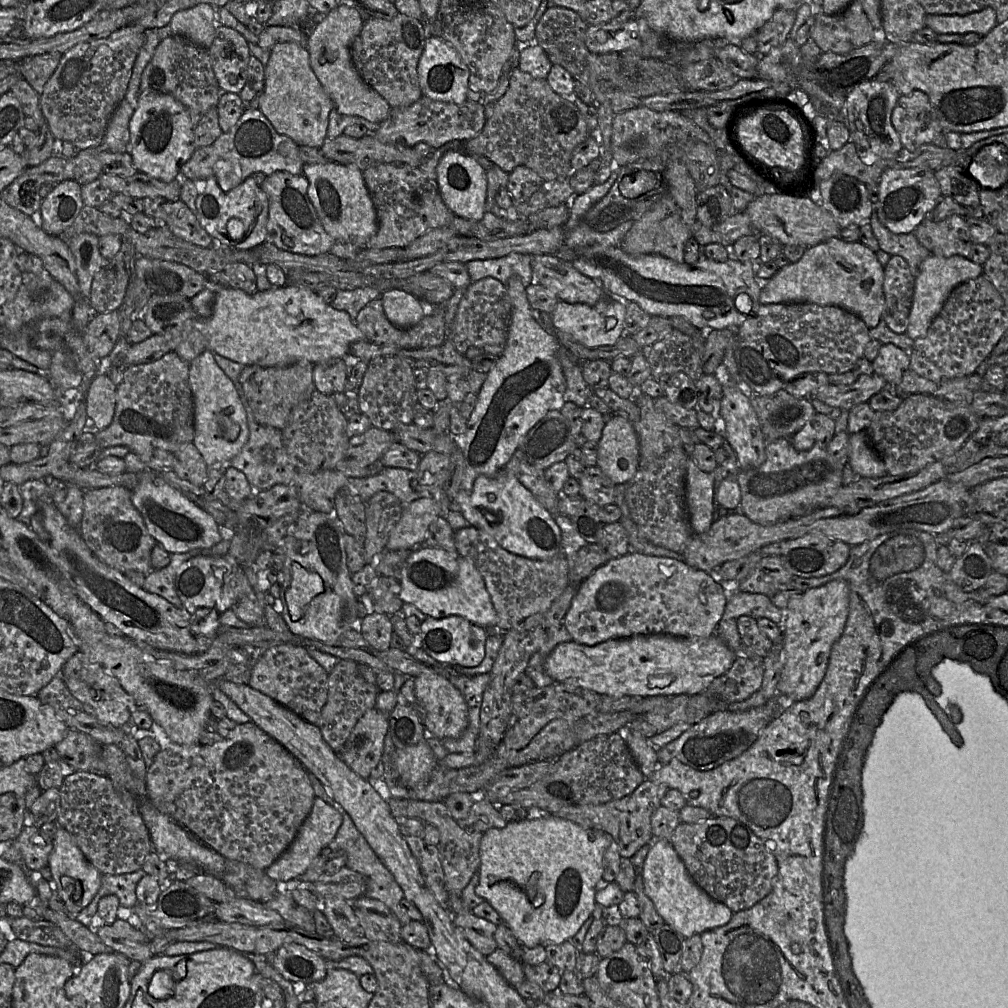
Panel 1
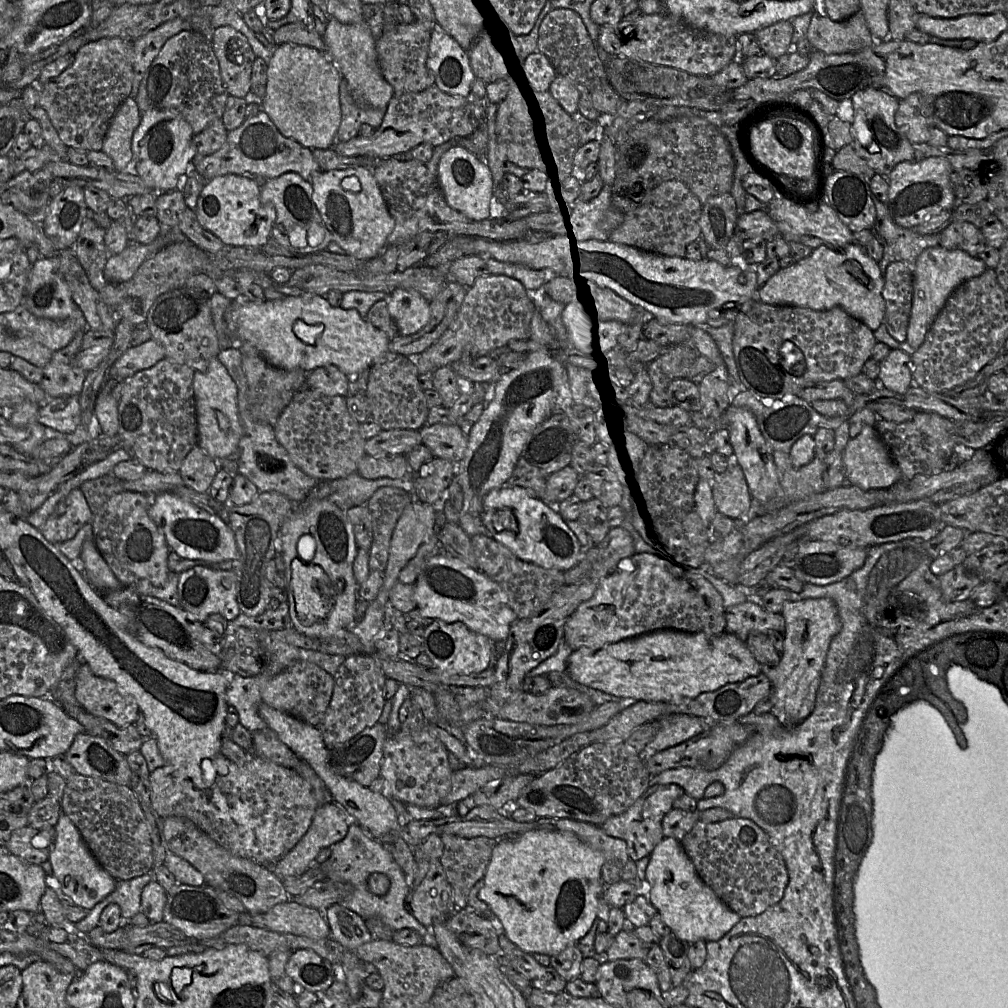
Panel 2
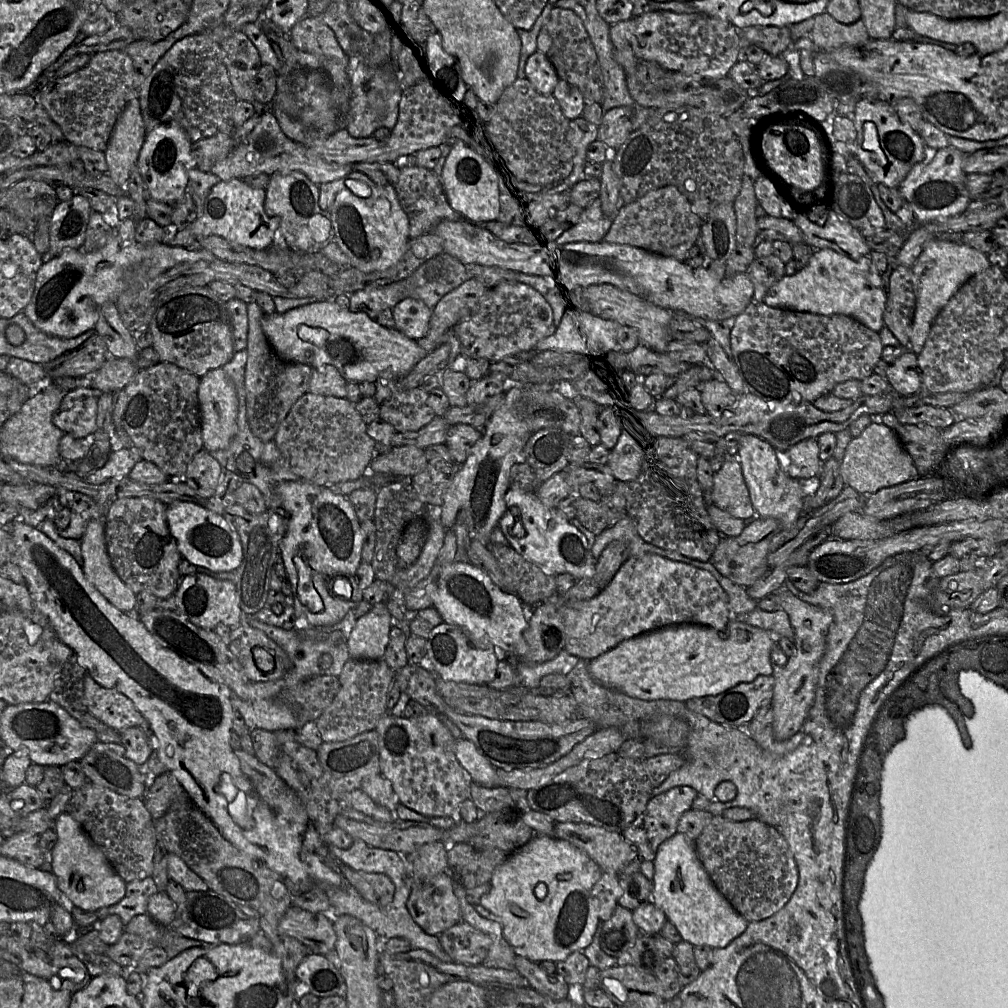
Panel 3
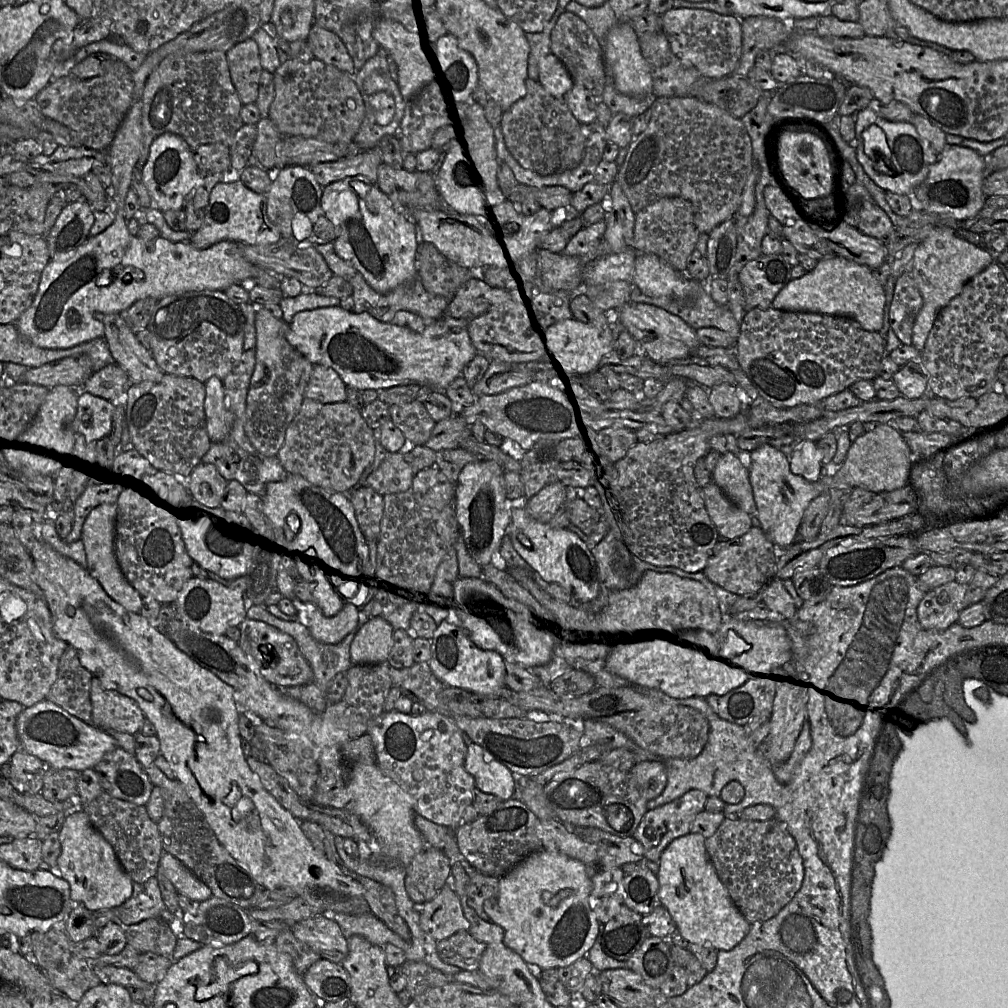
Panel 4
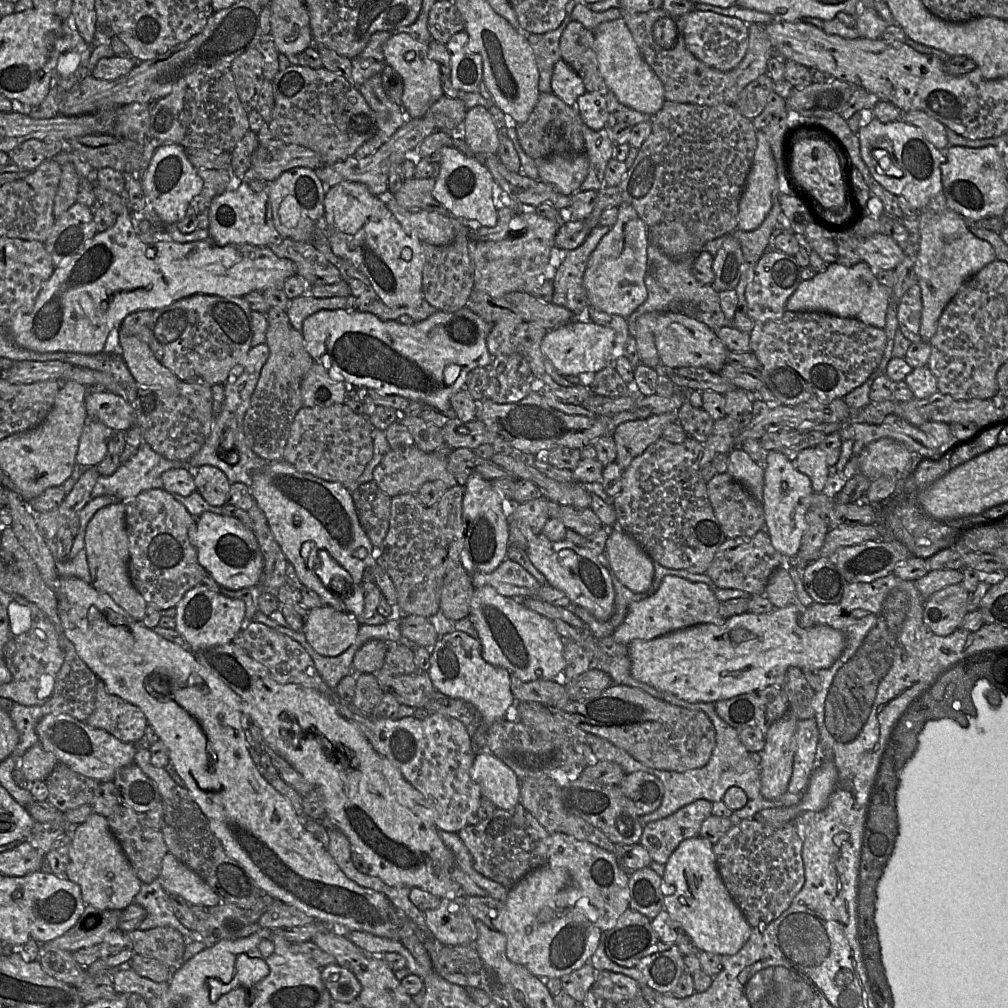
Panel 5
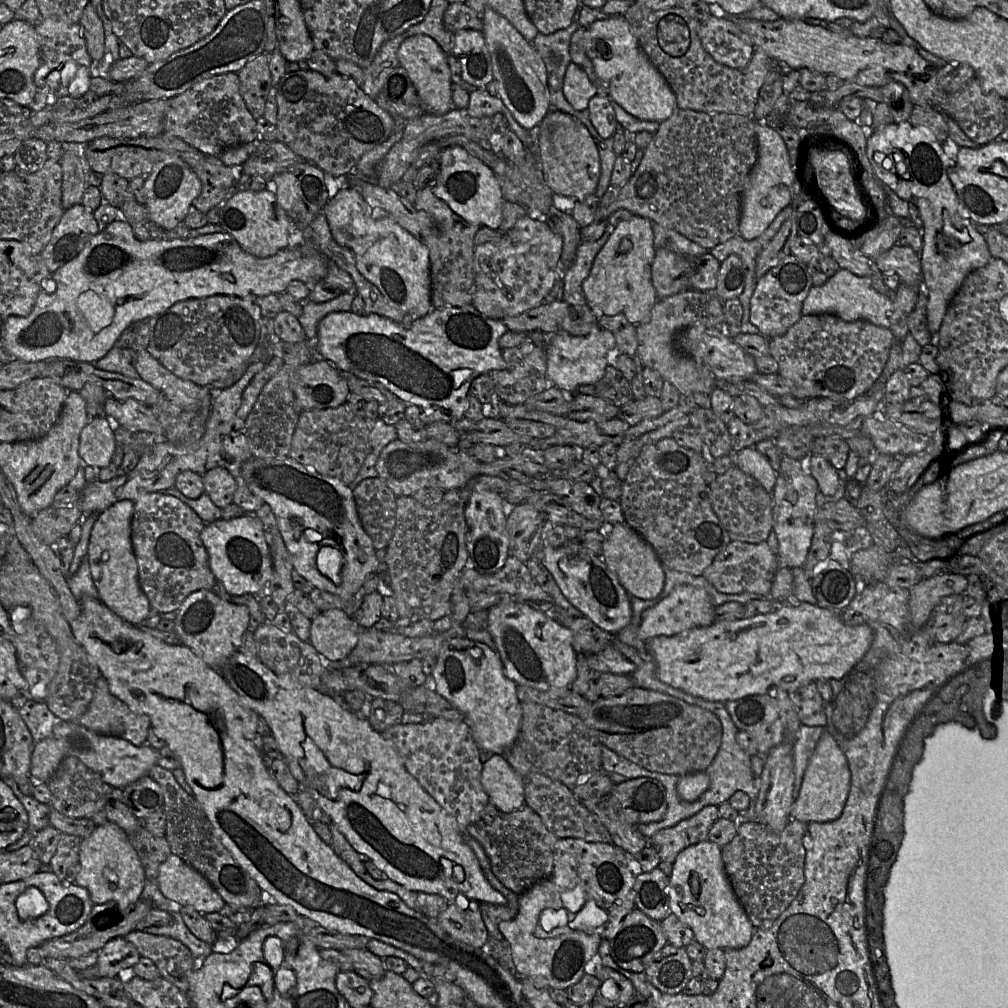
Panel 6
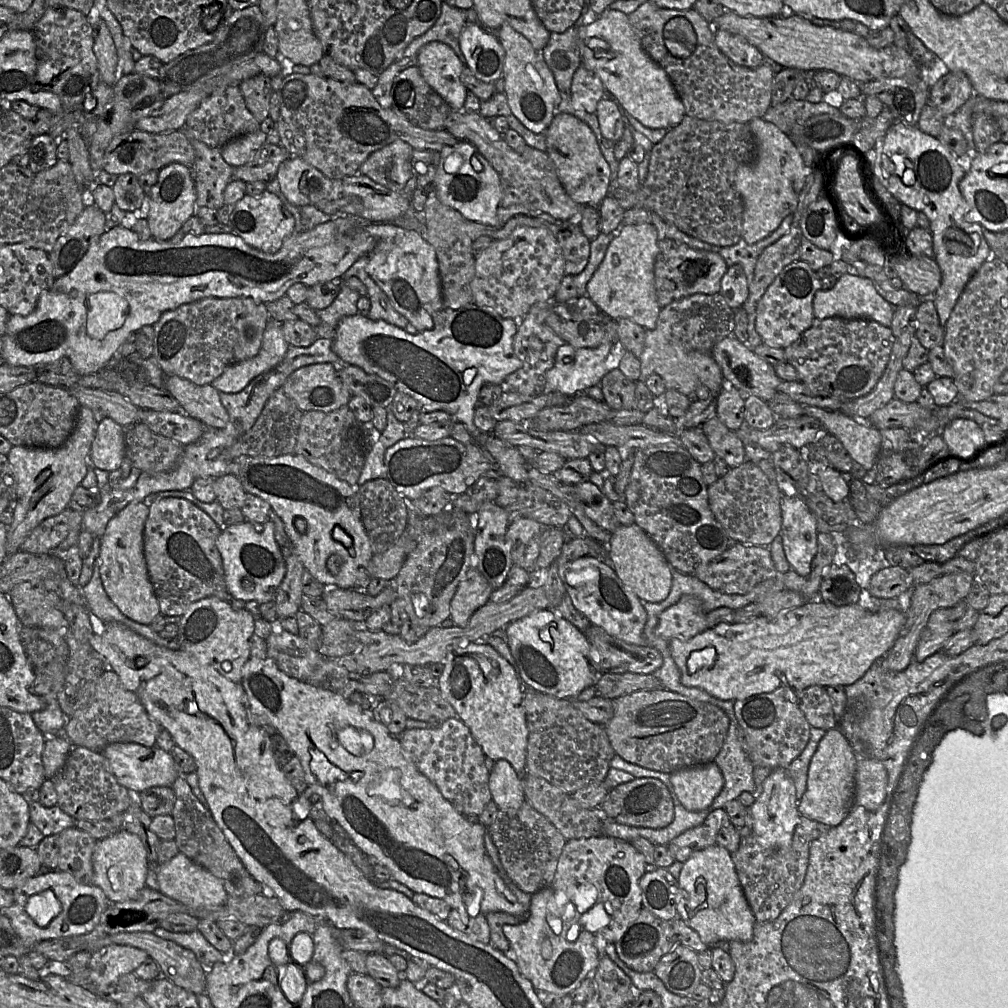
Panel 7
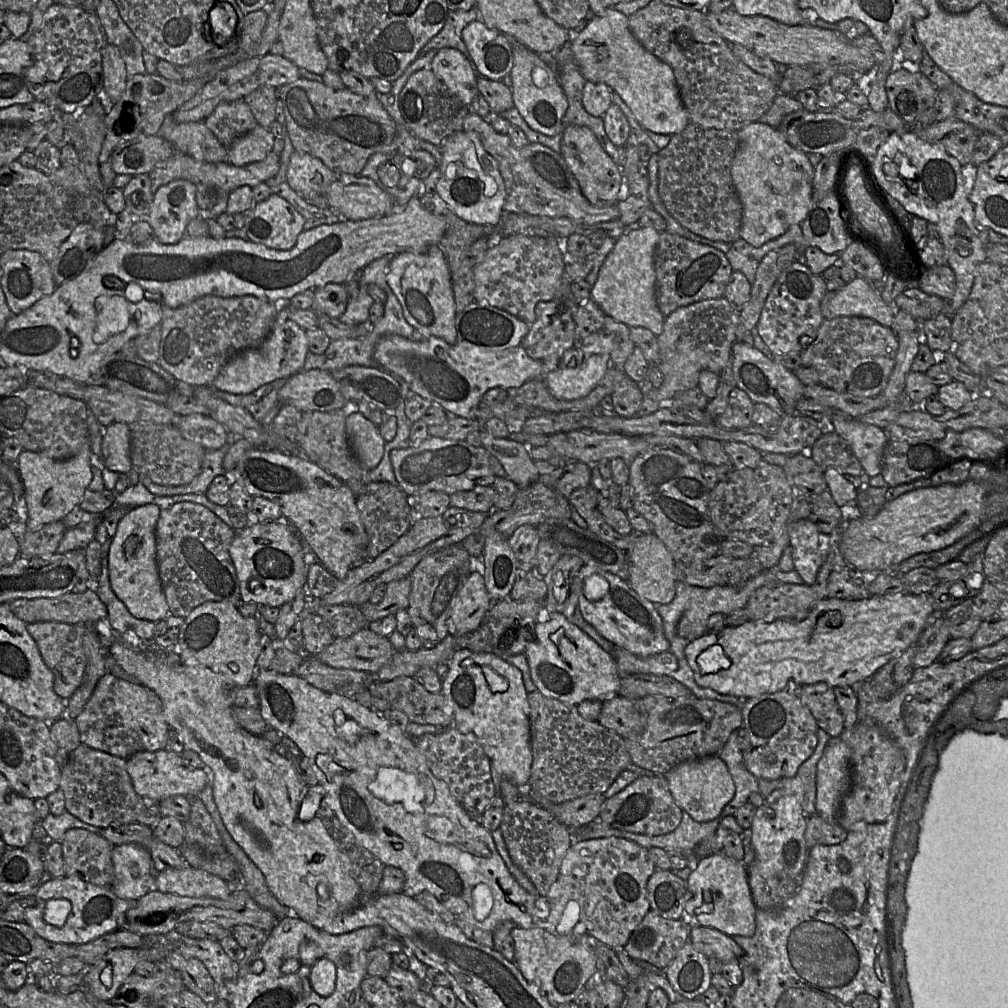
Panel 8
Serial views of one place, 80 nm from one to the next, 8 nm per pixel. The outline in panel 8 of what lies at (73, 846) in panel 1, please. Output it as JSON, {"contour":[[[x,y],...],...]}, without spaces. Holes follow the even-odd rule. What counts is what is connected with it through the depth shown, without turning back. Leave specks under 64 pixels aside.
{"contour":[[[121,844],[112,851],[114,881],[111,885],[115,894],[128,901],[136,901],[156,889],[154,862],[148,849],[137,844]]]}

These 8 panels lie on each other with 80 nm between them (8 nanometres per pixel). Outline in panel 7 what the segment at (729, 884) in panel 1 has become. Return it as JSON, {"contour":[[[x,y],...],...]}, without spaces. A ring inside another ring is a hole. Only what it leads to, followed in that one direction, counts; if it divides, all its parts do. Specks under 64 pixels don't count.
{"contour":[[[801,816],[788,850],[767,849],[751,832],[741,838],[739,848],[731,853],[731,858],[756,921],[773,921],[789,905],[804,881],[811,842],[826,834],[829,829],[830,826],[826,824]]]}

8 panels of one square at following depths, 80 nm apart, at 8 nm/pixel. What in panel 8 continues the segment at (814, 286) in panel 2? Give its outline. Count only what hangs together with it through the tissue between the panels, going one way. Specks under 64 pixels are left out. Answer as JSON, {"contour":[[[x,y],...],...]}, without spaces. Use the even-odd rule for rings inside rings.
{"contour":[[[857,277],[836,292],[828,292],[821,303],[824,319],[840,316],[867,317],[885,327],[893,323],[894,307],[887,305],[868,281]]]}

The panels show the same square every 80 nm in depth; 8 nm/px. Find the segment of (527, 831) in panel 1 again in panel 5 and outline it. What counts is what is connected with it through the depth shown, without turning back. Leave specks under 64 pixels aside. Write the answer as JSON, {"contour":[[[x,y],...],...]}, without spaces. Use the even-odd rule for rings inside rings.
{"contour":[[[548,864],[541,866],[508,890],[507,900],[498,916],[492,920],[495,930],[506,936],[506,955],[514,963],[524,966],[540,979],[561,978],[589,963],[596,951],[601,930],[588,920],[584,905],[586,899],[577,892],[577,885],[567,883],[563,870],[553,870]]]}

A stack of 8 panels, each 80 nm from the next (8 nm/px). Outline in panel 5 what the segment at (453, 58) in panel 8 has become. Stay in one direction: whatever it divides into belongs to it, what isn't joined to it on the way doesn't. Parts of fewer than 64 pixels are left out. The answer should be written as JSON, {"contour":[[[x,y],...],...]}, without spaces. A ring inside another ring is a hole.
{"contour":[[[406,33],[393,34],[384,44],[387,65],[390,65],[402,77],[402,106],[407,118],[410,119],[424,117],[430,107],[444,95],[440,66],[429,58],[428,49],[428,44]]]}

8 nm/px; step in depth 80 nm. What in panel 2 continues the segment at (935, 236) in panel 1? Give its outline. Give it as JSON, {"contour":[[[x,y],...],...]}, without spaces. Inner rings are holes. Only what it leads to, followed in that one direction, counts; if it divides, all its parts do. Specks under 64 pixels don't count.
{"contour":[[[969,222],[950,223],[939,233],[939,246],[965,251],[972,257],[977,257],[988,247],[981,229]]]}

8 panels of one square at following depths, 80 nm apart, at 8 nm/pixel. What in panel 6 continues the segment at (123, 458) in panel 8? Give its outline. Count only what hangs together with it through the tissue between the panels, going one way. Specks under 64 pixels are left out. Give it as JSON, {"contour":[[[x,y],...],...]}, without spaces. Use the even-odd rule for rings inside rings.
{"contour":[[[104,415],[92,417],[79,439],[79,456],[87,466],[103,468],[112,461],[115,449],[115,424]]]}

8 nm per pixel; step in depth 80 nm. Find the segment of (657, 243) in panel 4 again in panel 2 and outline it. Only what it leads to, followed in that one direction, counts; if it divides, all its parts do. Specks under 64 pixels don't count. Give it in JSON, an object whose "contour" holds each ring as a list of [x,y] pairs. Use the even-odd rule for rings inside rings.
{"contour":[[[665,181],[655,186],[637,208],[624,215],[622,224],[610,233],[609,240],[659,255],[686,259],[687,246],[702,239],[701,209],[699,199],[683,182]]]}

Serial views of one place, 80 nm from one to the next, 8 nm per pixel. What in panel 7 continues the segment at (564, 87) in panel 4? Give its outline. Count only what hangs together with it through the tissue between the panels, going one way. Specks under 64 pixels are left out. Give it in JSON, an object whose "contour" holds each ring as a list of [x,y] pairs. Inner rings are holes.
{"contour":[[[580,65],[573,75],[571,97],[573,104],[587,113],[595,113],[598,102],[606,95],[601,80]]]}

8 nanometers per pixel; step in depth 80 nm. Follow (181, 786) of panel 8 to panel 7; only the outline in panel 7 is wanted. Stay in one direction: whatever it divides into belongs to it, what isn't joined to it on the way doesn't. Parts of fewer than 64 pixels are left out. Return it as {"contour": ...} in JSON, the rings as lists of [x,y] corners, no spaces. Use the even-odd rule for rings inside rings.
{"contour":[[[117,742],[107,745],[101,752],[119,784],[135,794],[152,787],[172,787],[174,781],[181,776],[170,752],[157,746]]]}

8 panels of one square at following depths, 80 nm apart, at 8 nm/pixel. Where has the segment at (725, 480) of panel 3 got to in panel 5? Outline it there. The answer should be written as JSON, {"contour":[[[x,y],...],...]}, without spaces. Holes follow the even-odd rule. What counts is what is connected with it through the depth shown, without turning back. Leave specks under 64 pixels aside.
{"contour":[[[741,448],[728,454],[727,473],[744,486],[747,491],[763,505],[764,466],[754,461]]]}

